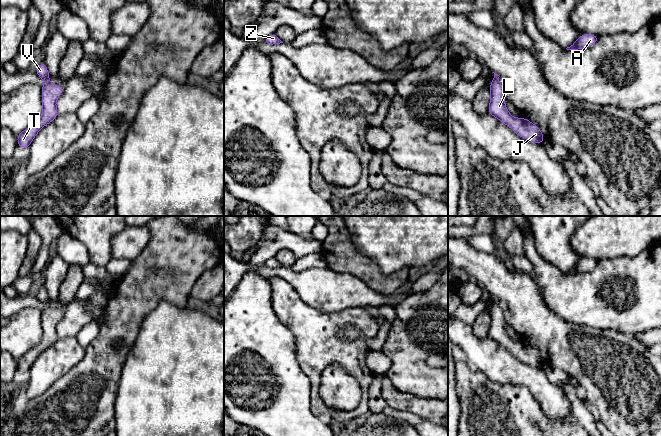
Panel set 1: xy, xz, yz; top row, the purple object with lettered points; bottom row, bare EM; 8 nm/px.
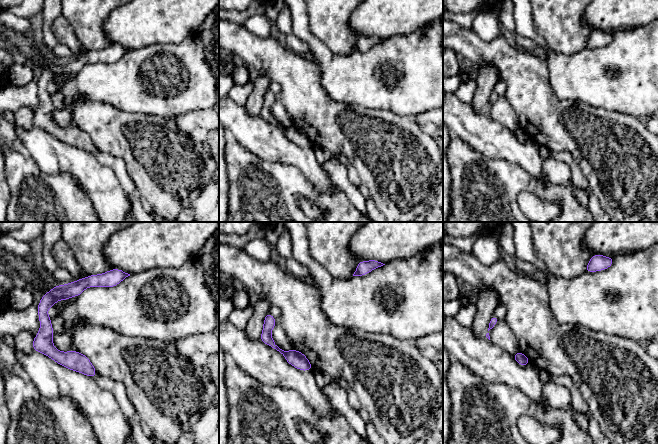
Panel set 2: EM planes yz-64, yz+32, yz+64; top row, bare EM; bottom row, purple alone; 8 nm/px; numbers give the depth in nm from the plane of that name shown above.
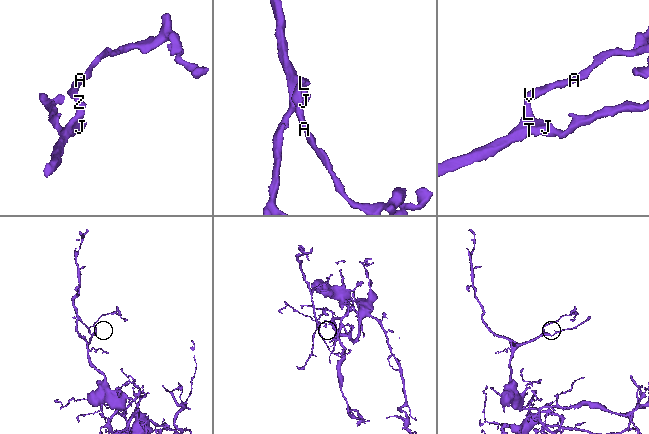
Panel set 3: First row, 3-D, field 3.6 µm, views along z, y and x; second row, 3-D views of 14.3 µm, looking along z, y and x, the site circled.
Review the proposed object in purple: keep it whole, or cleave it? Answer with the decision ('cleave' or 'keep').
keep

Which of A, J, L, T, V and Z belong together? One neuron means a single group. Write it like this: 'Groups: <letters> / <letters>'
Groups: A J L T V Z

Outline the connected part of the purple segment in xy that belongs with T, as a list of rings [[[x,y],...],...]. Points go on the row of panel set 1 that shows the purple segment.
[[[44,62],[38,65],[36,74],[45,82],[42,88],[42,115],[40,119],[17,135],[20,148],[29,148],[38,132],[52,122],[59,114],[56,107],[58,97],[63,93],[64,87],[49,82],[49,72]]]

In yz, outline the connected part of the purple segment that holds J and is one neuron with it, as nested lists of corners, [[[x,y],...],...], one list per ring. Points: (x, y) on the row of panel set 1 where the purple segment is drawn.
[[[494,73],[490,84],[490,104],[488,113],[510,127],[518,136],[534,143],[543,144],[545,138],[540,128],[528,119],[513,117],[505,105],[504,87],[499,82],[499,75]]]

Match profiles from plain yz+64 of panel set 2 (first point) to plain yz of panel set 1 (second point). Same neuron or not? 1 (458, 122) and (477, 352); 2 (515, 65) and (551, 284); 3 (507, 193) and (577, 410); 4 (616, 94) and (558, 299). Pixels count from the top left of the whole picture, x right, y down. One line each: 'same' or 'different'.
1: same
2: different
3: different
4: same

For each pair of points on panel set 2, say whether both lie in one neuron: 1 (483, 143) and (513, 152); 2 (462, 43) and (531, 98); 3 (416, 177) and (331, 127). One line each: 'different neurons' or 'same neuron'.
1: same neuron
2: same neuron
3: same neuron

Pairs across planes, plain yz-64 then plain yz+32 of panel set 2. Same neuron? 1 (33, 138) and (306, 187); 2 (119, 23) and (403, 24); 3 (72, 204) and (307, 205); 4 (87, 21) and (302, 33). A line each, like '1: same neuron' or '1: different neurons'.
1: different neurons
2: same neuron
3: different neurons
4: different neurons

